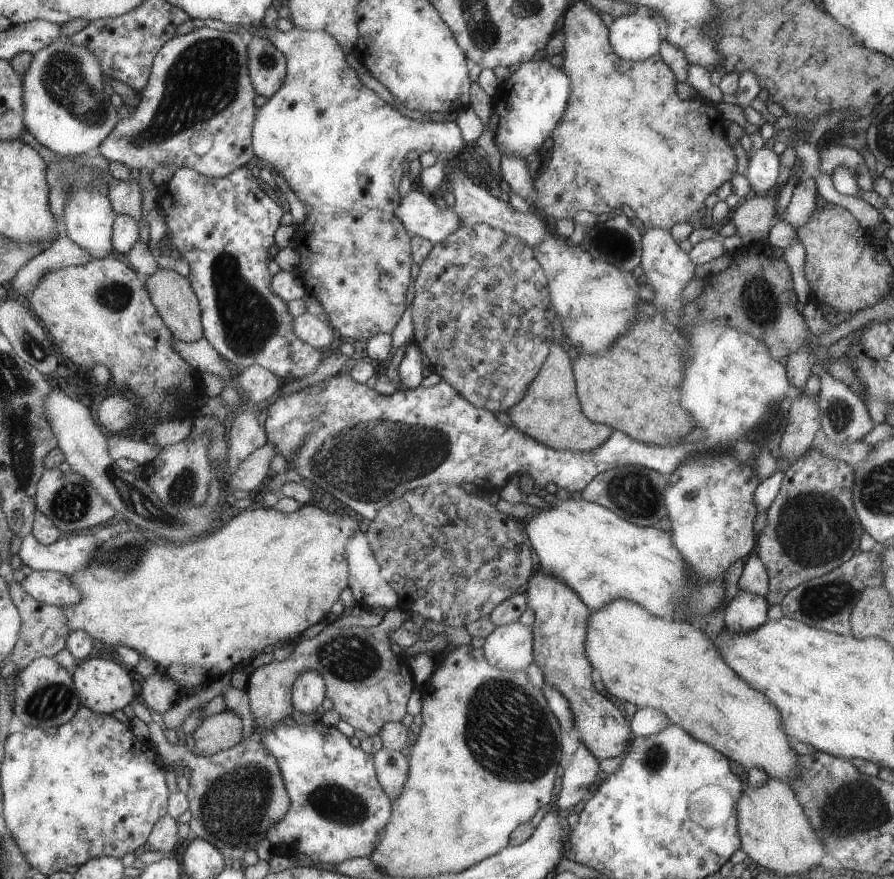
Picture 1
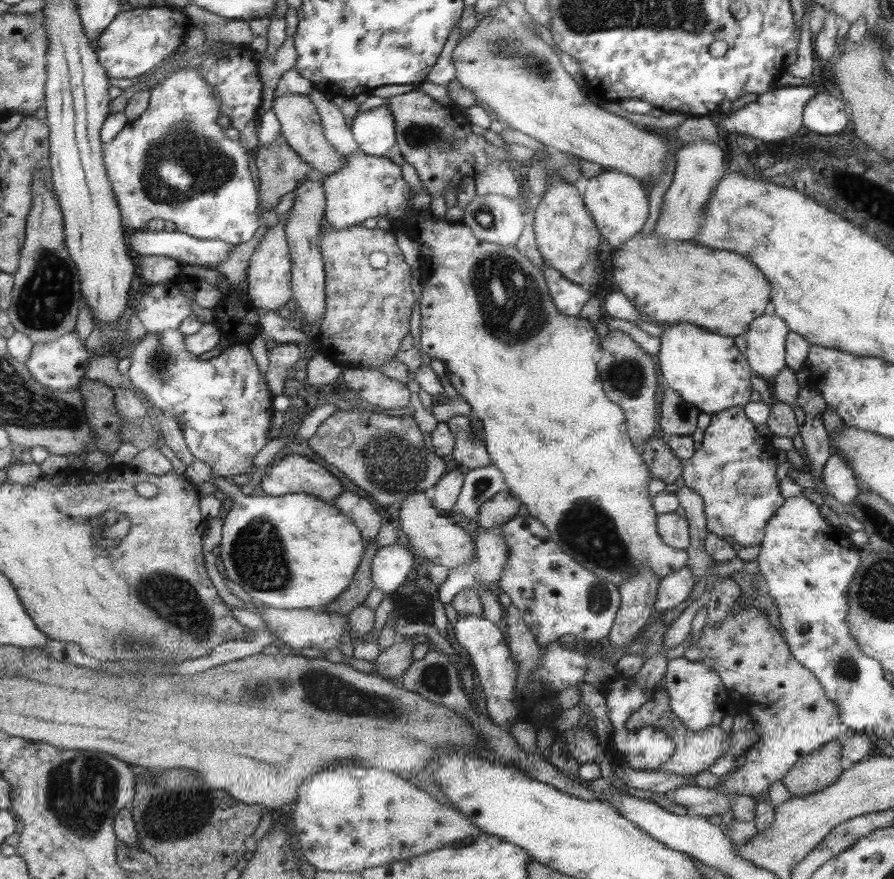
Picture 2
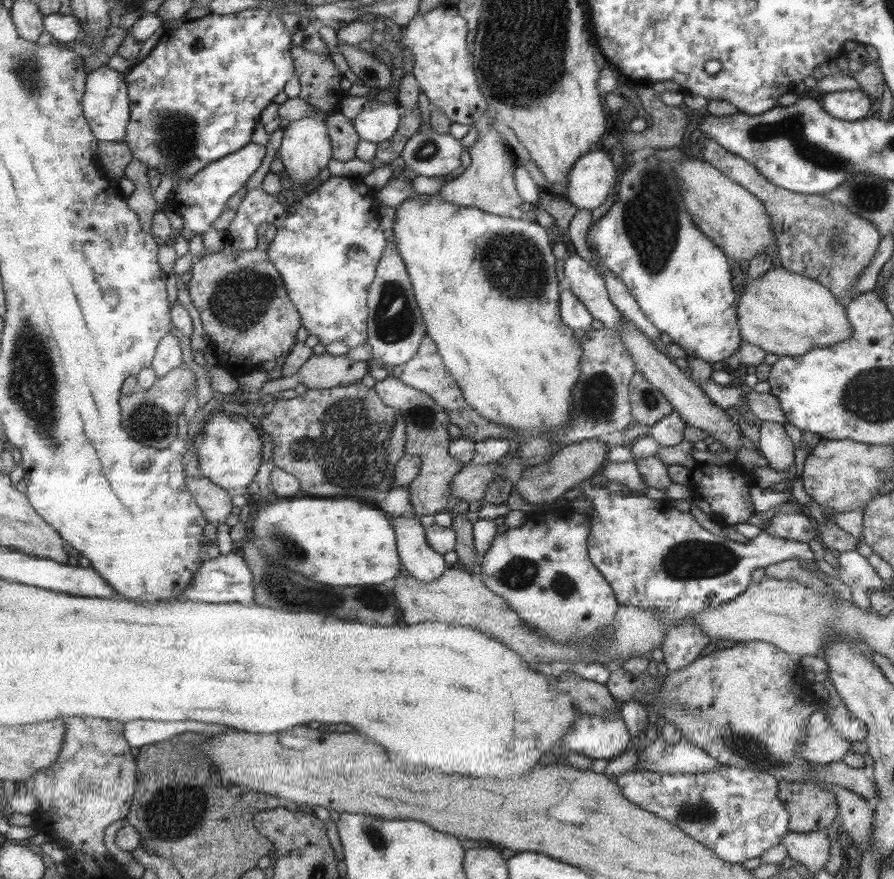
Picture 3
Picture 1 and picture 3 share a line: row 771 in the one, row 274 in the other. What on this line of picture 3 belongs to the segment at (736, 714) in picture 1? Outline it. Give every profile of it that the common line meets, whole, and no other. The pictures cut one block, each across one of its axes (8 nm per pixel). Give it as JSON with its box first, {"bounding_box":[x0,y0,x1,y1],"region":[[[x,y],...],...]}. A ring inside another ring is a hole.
{"bounding_box":[737,267,852,357],"region":[[[783,267],[767,270],[760,278],[747,278],[737,299],[737,326],[741,339],[778,357],[801,356],[813,348],[826,348],[852,336],[845,303],[821,283],[795,275]]]}

